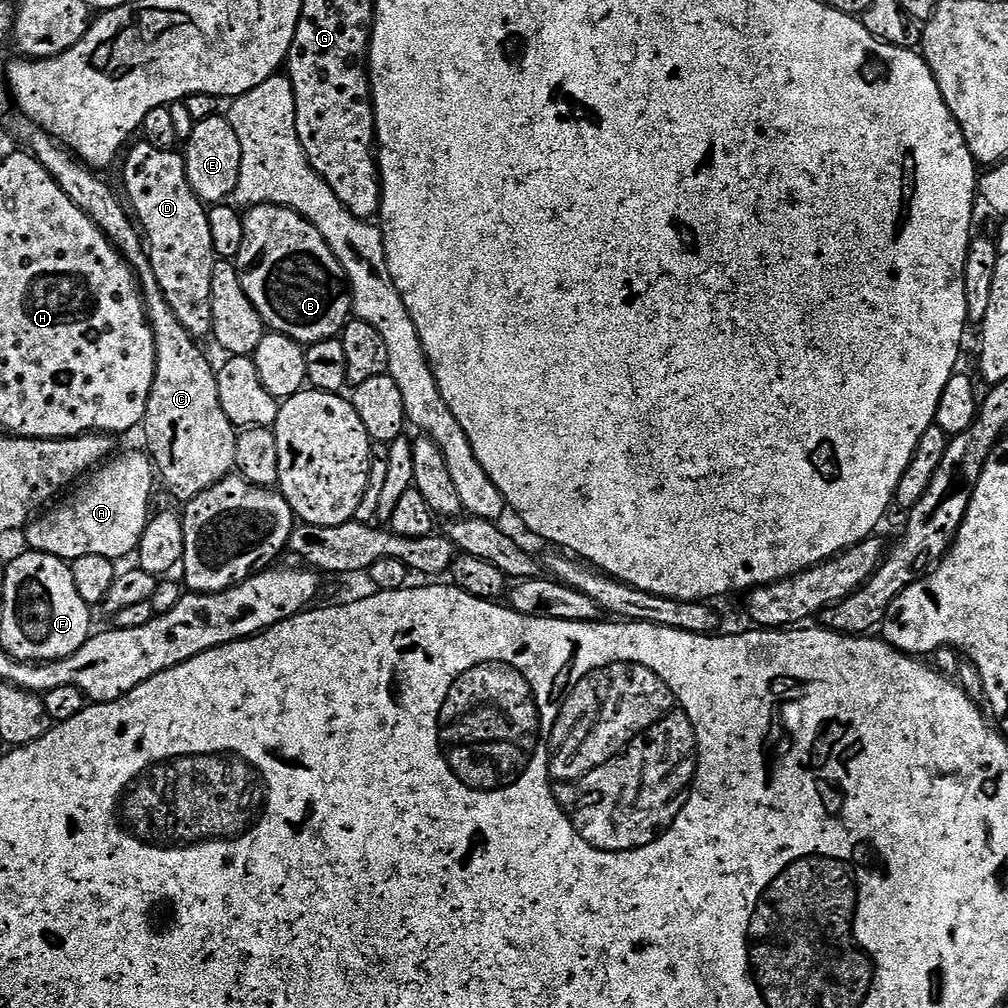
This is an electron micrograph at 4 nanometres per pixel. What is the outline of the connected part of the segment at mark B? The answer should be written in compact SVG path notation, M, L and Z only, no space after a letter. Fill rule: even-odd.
M254 204L243 213L243 218L242 250L238 250L234 263L242 290L246 290L246 298L254 302L265 325L271 331L297 340L301 346L337 339L353 315L352 287L343 268L337 265L326 238L322 238L322 234L318 234L316 227L306 218L277 204Z

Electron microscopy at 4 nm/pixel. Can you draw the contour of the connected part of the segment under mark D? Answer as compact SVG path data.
M136 143L123 157L124 188L128 191L127 203L139 227L146 233L148 259L152 262L154 278L158 278L166 302L170 302L170 308L178 314L178 322L186 326L193 338L207 337L212 331L210 282L218 259L214 238L210 238L208 208L194 194L184 157L179 151L158 150L158 146Z

